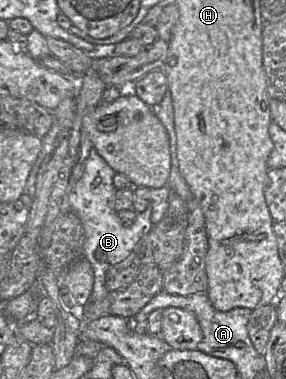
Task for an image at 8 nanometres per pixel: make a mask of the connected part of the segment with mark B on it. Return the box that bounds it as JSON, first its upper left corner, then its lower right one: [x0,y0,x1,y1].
[68,148,152,302]

